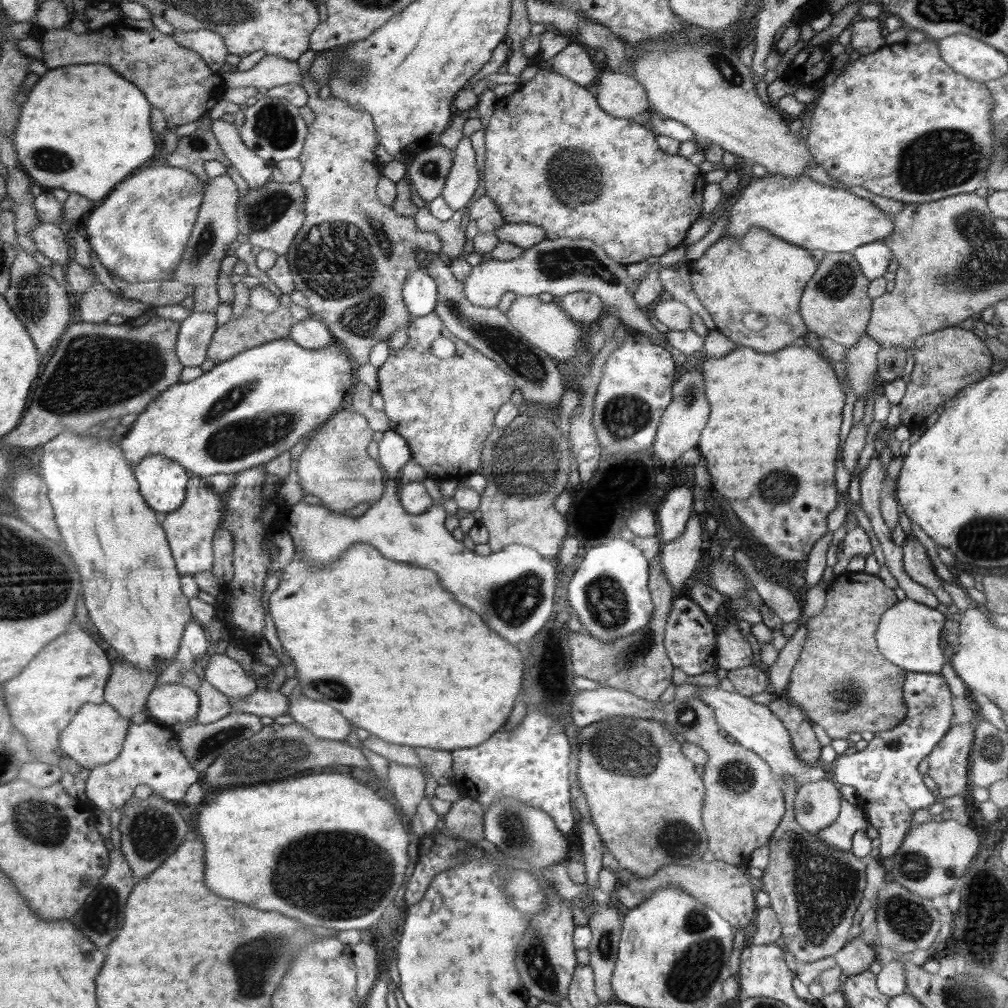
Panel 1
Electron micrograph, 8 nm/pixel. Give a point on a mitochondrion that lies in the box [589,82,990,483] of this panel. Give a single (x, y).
(952, 150)

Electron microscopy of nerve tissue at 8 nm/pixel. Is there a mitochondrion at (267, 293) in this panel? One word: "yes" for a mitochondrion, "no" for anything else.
no

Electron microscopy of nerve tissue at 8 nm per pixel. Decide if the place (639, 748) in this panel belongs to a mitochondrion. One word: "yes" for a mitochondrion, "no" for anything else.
yes

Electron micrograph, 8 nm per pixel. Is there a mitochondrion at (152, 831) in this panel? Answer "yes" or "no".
yes

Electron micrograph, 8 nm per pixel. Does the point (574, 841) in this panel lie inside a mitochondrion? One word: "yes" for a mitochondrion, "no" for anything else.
no

